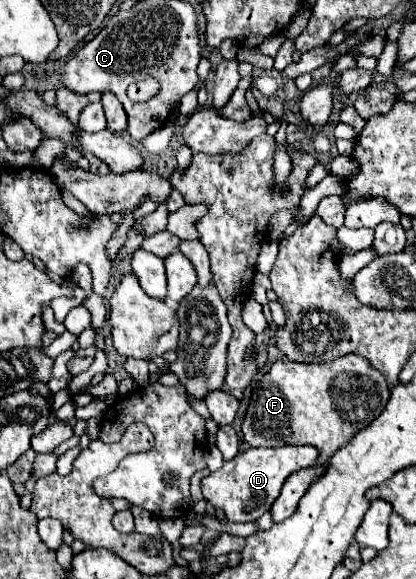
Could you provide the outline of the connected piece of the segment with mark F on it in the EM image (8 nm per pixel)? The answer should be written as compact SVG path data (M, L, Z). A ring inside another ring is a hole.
M344 355L328 363L276 361L252 389L242 435L250 447L312 445L320 453L316 465L322 465L376 419L376 409L382 413L388 397L386 379L358 355Z

